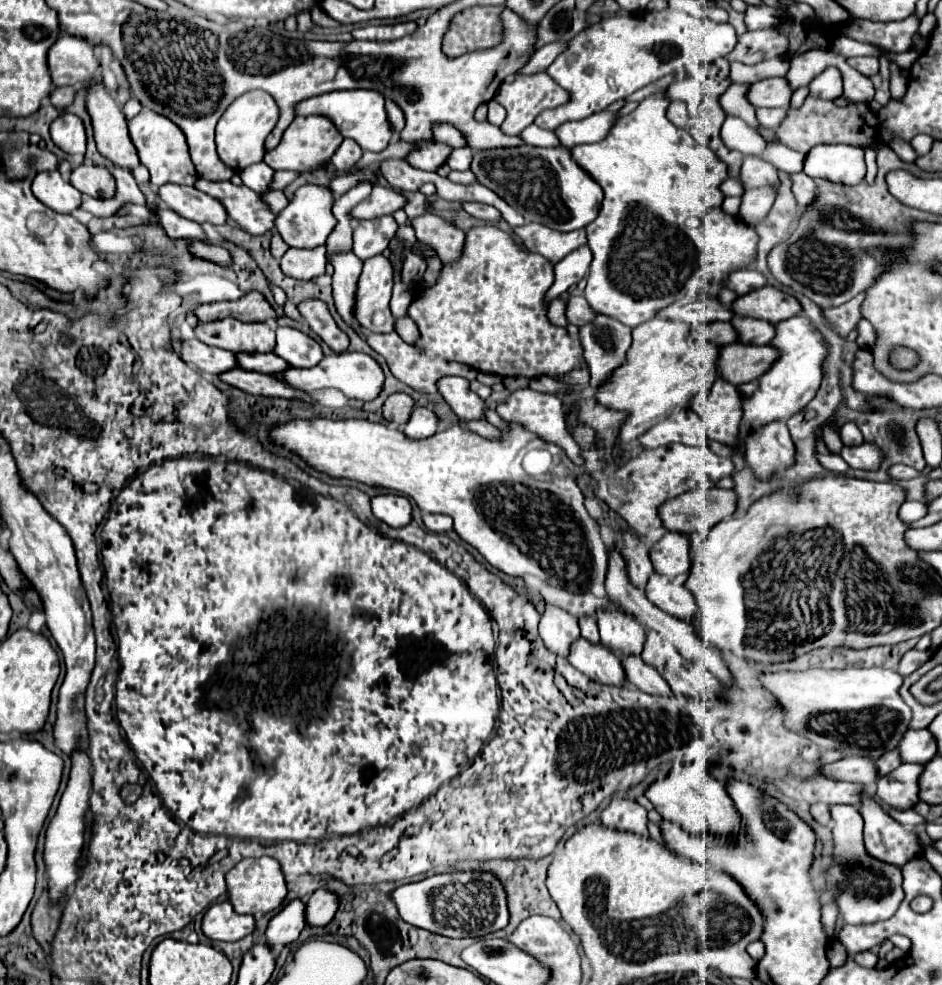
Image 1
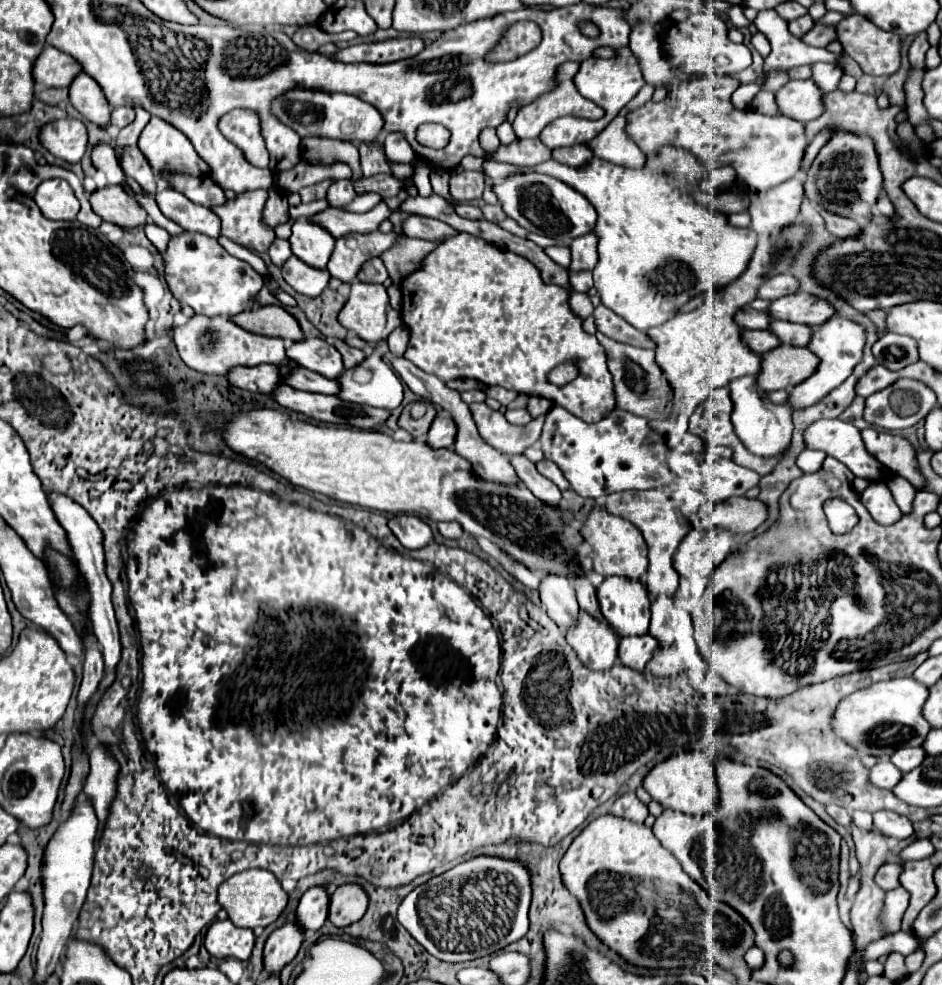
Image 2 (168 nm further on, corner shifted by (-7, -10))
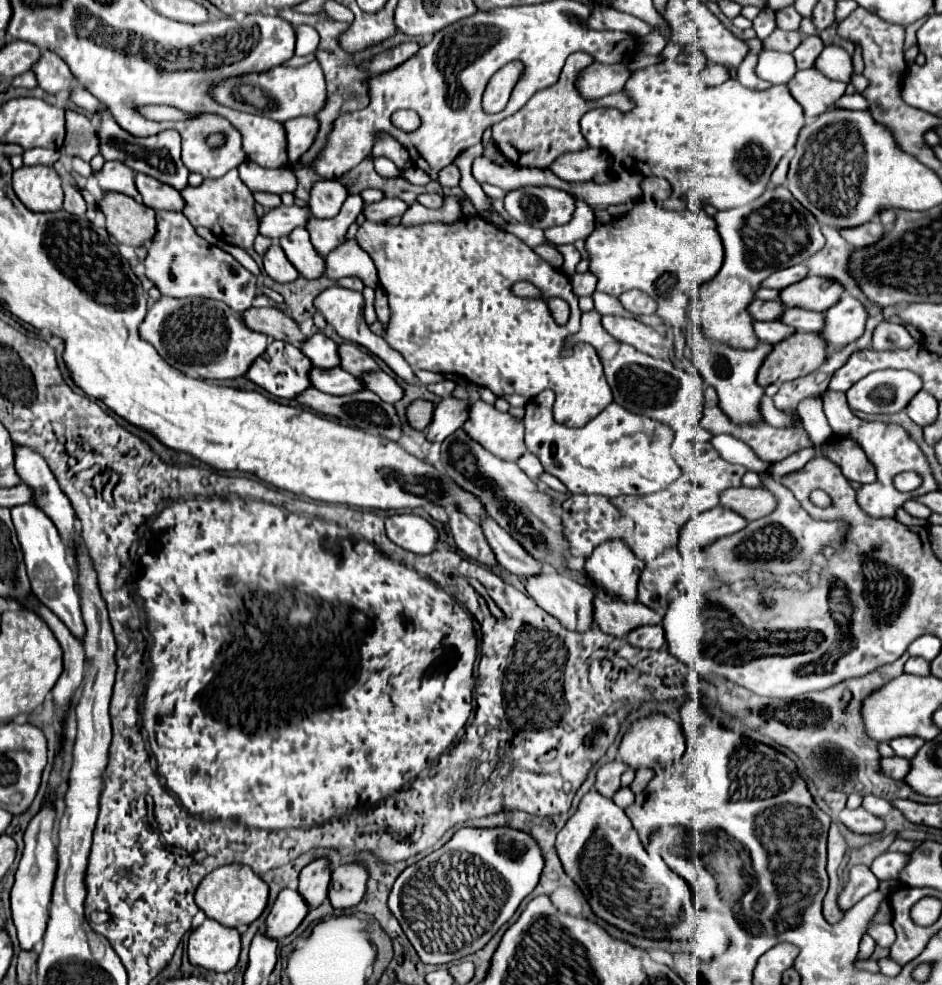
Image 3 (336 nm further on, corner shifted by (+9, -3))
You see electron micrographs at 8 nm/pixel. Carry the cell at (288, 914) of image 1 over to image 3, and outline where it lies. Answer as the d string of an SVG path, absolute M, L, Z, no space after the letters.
M326 857L314 859L310 865L302 869L298 891L304 893L304 899L310 907L318 907L328 897L330 873L330 861Z

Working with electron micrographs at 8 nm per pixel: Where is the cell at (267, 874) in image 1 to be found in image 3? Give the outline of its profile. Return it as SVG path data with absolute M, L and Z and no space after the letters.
M224 865L208 873L196 889L196 905L206 913L208 919L218 921L224 927L240 927L256 921L268 899L268 885L246 865Z

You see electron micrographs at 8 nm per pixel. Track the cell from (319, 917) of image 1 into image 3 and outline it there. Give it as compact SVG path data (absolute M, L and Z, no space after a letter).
M362 861L346 863L334 869L328 893L330 903L336 909L356 907L366 893L366 881L368 881L368 869Z

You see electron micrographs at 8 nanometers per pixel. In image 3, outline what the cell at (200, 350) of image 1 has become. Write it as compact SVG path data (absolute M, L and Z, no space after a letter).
M274 341L268 345L268 351L264 351L264 355L260 355L260 359L256 359L256 363L252 363L246 377L250 381L254 381L256 385L264 387L274 397L296 399L300 393L304 393L308 387L312 387L312 383L310 383L312 367L314 367L312 361L300 351L300 347L294 347L284 341Z

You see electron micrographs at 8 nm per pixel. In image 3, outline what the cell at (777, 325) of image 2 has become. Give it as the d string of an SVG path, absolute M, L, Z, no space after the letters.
M792 307L784 311L784 317L780 317L780 321L790 323L798 331L812 331L812 333L824 331L824 313L802 309L802 307Z

